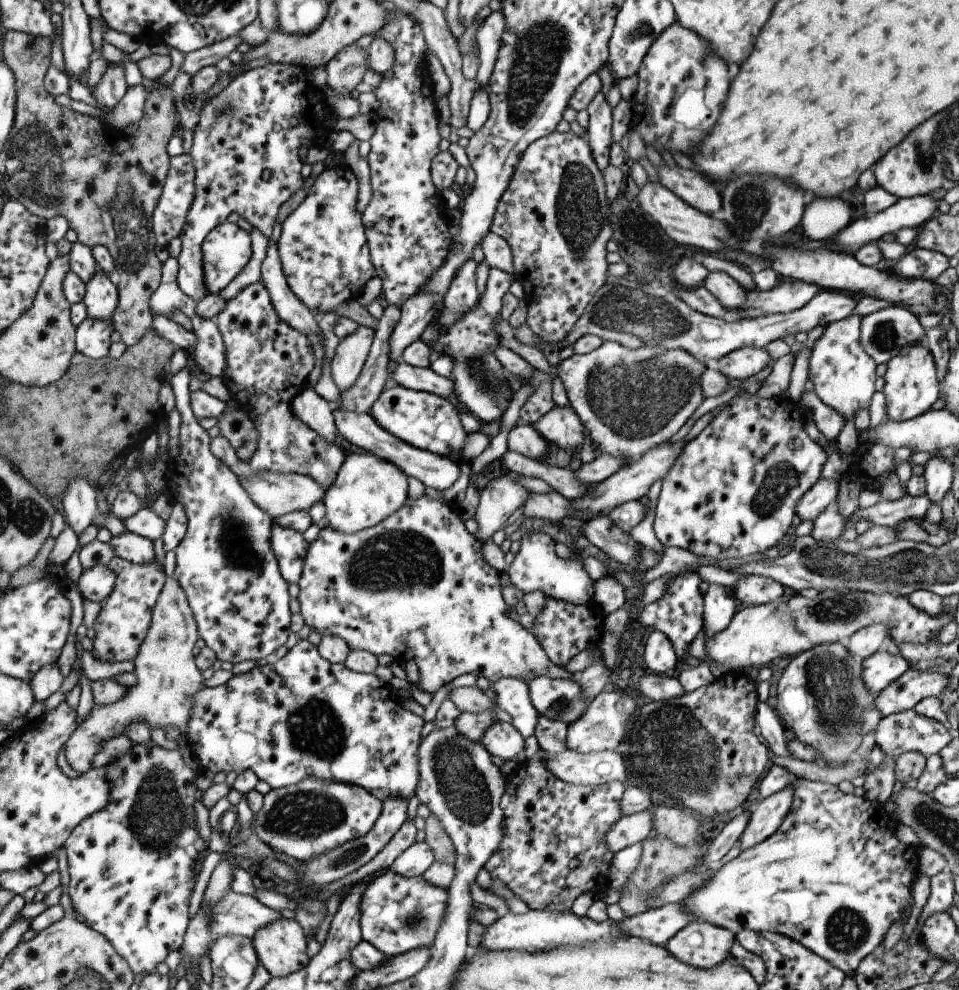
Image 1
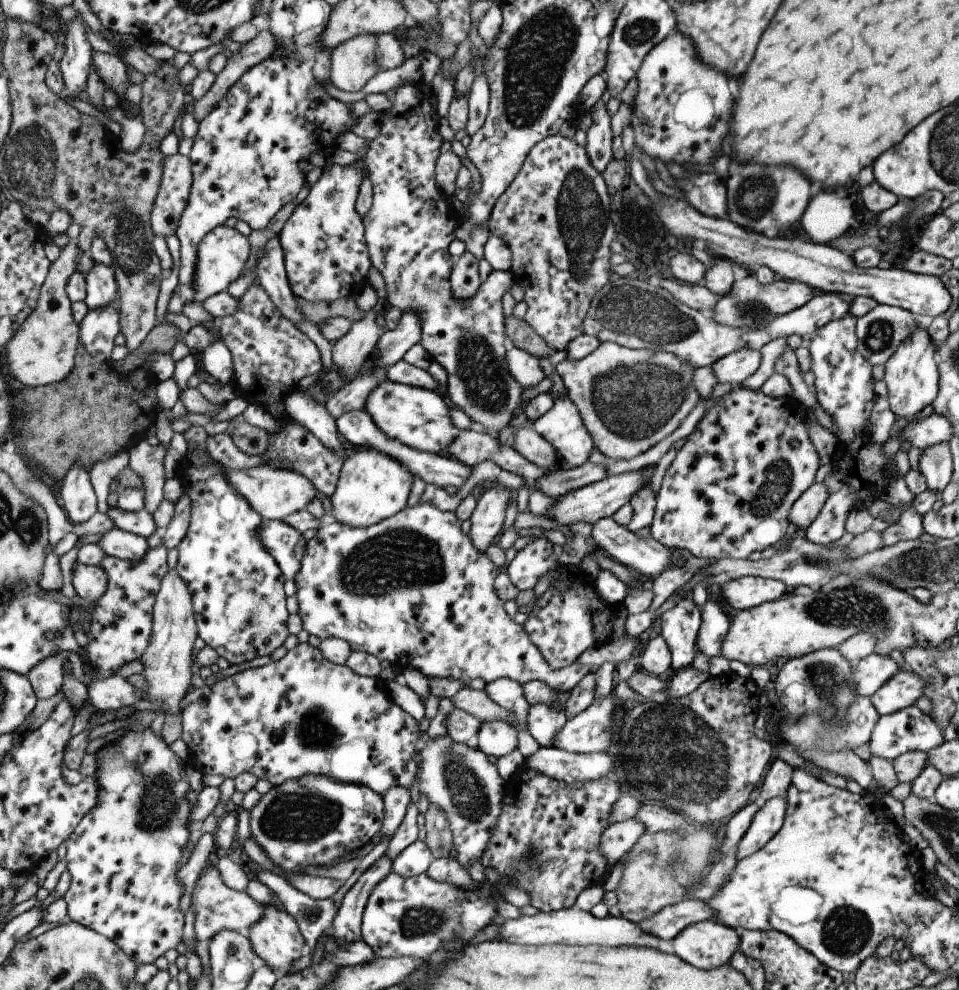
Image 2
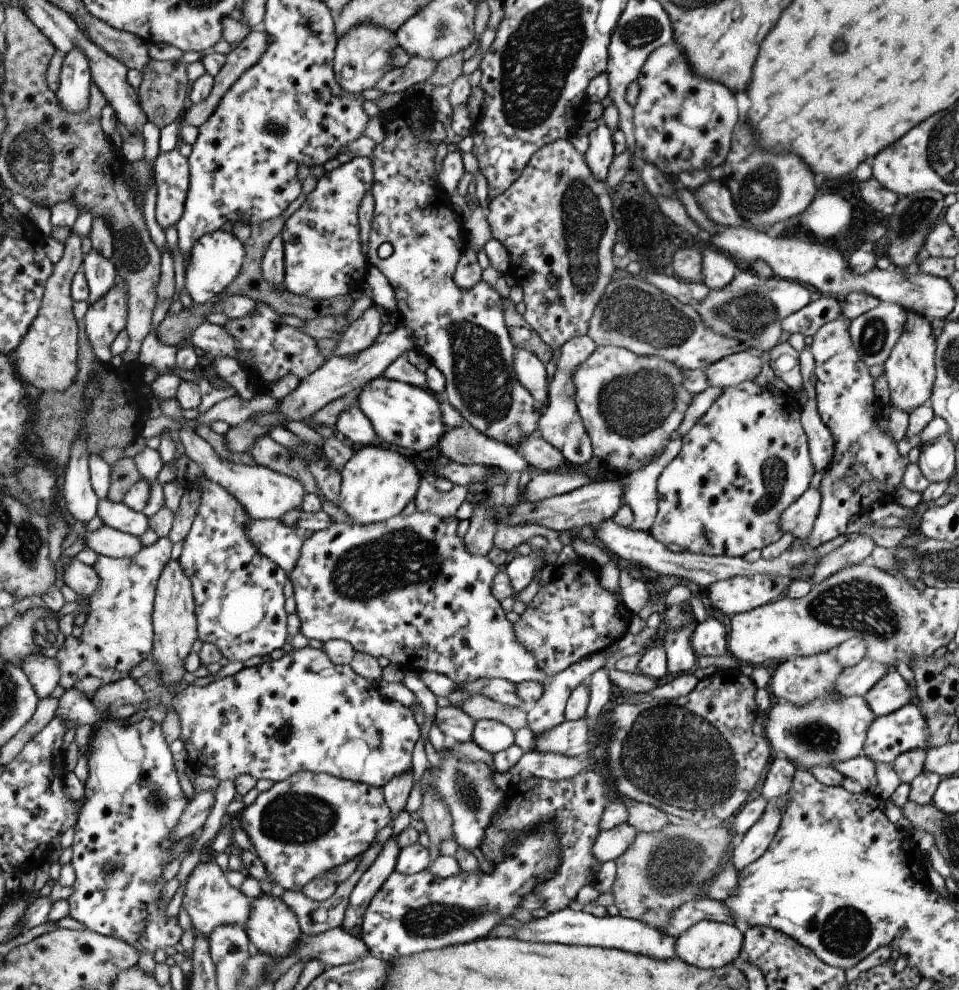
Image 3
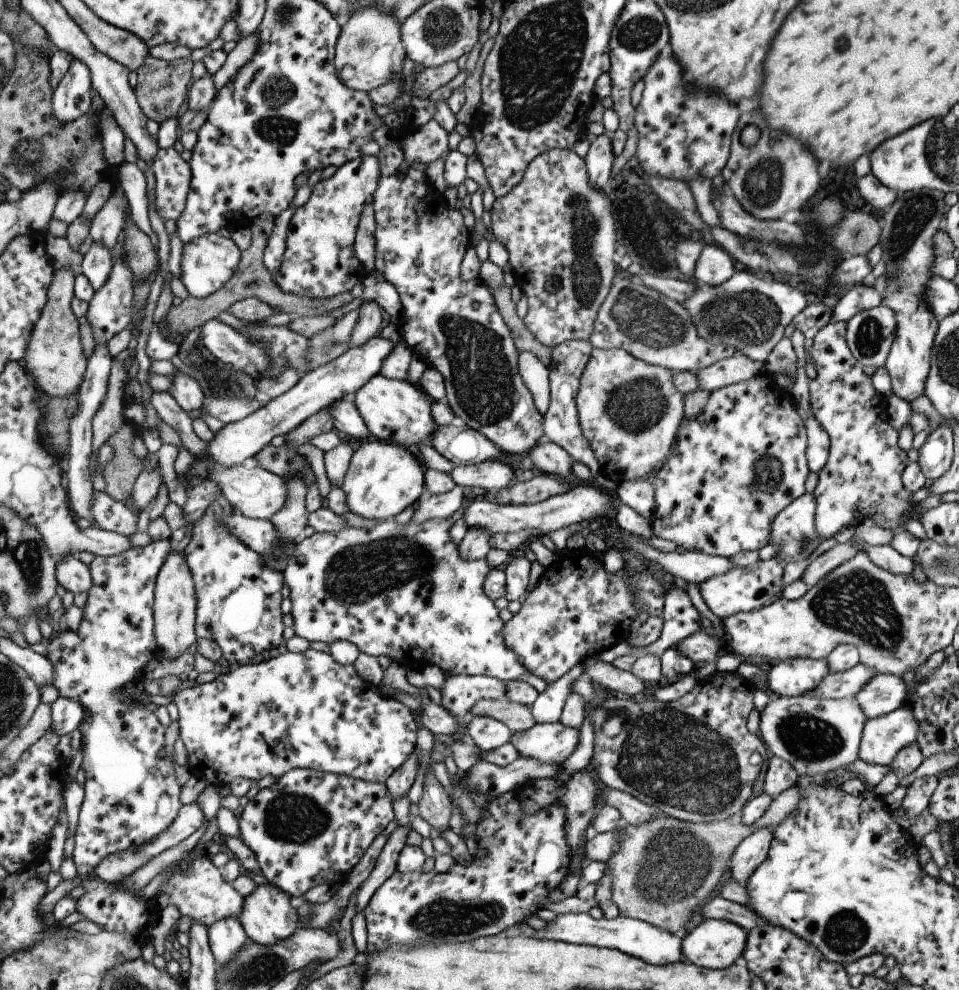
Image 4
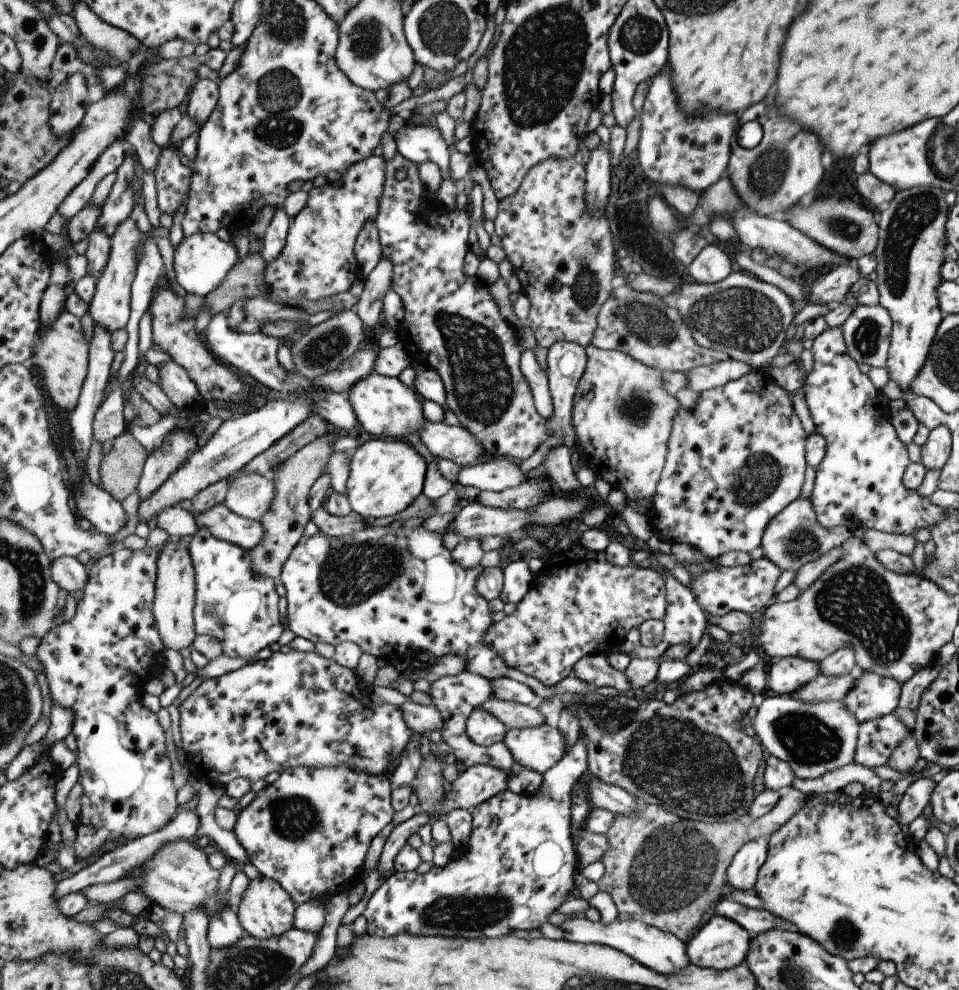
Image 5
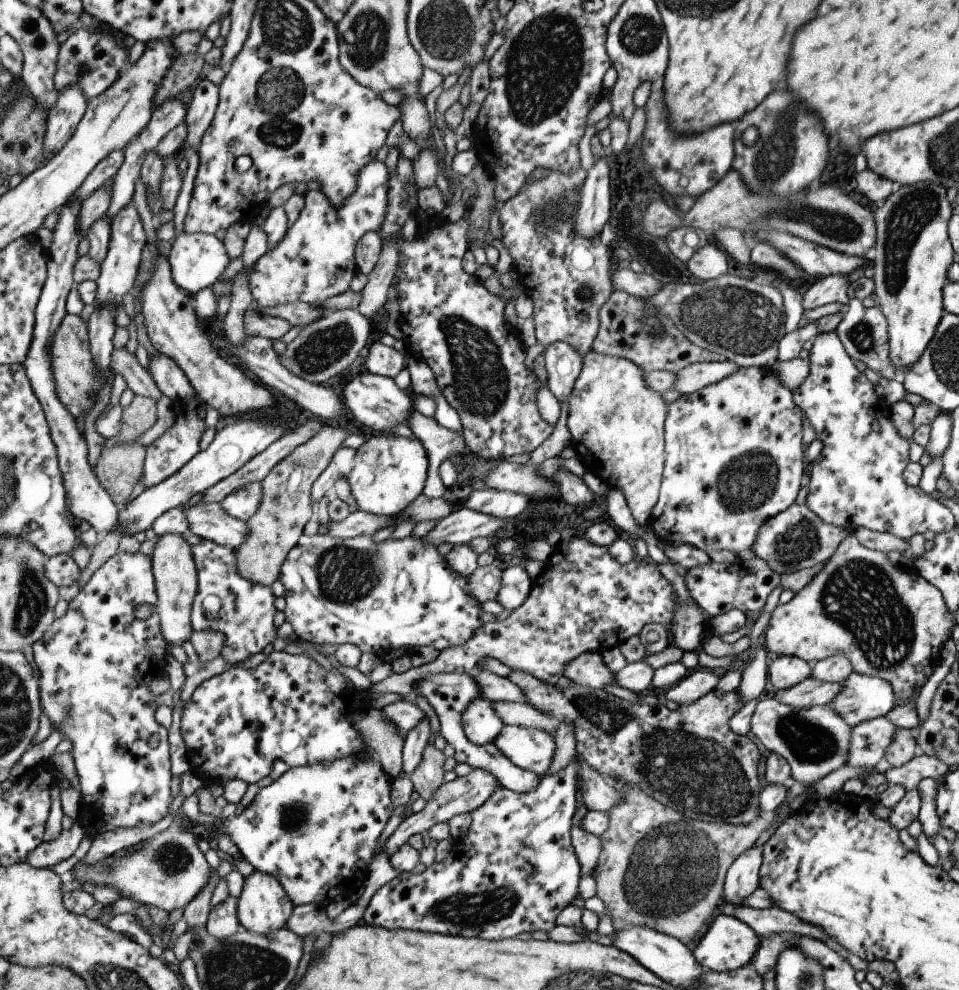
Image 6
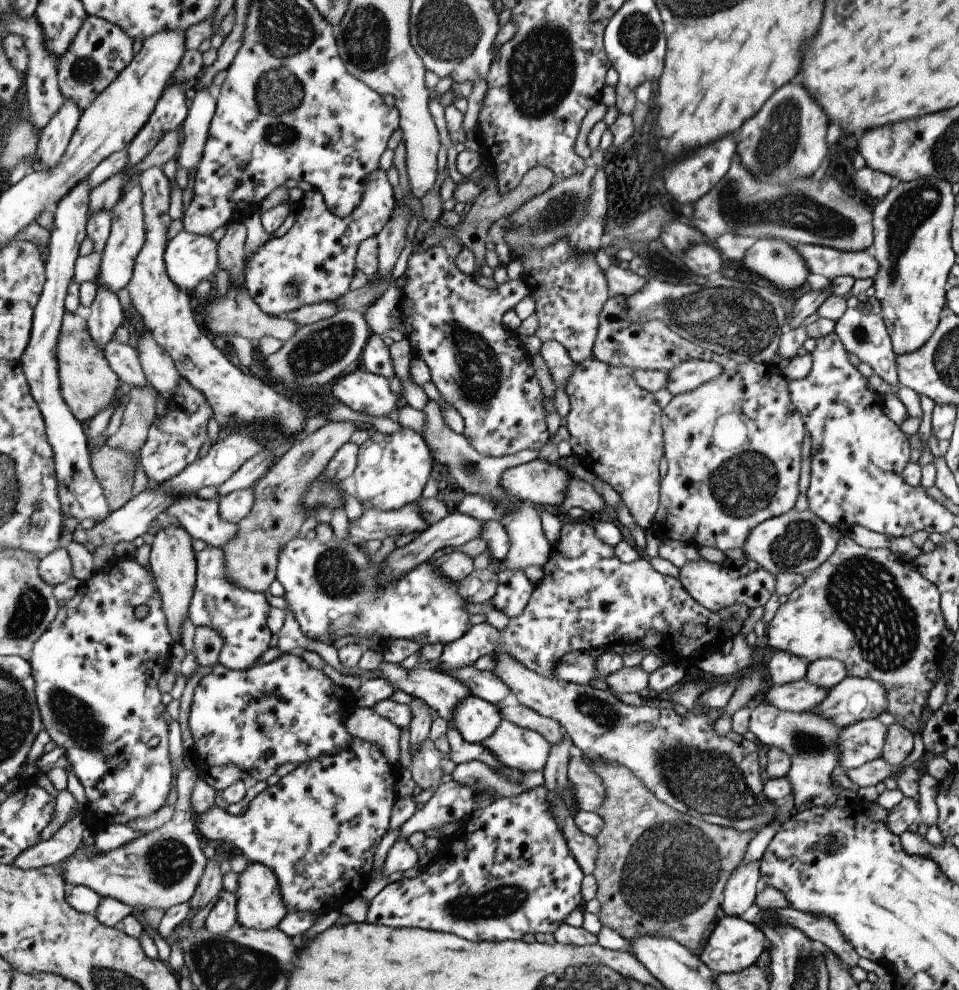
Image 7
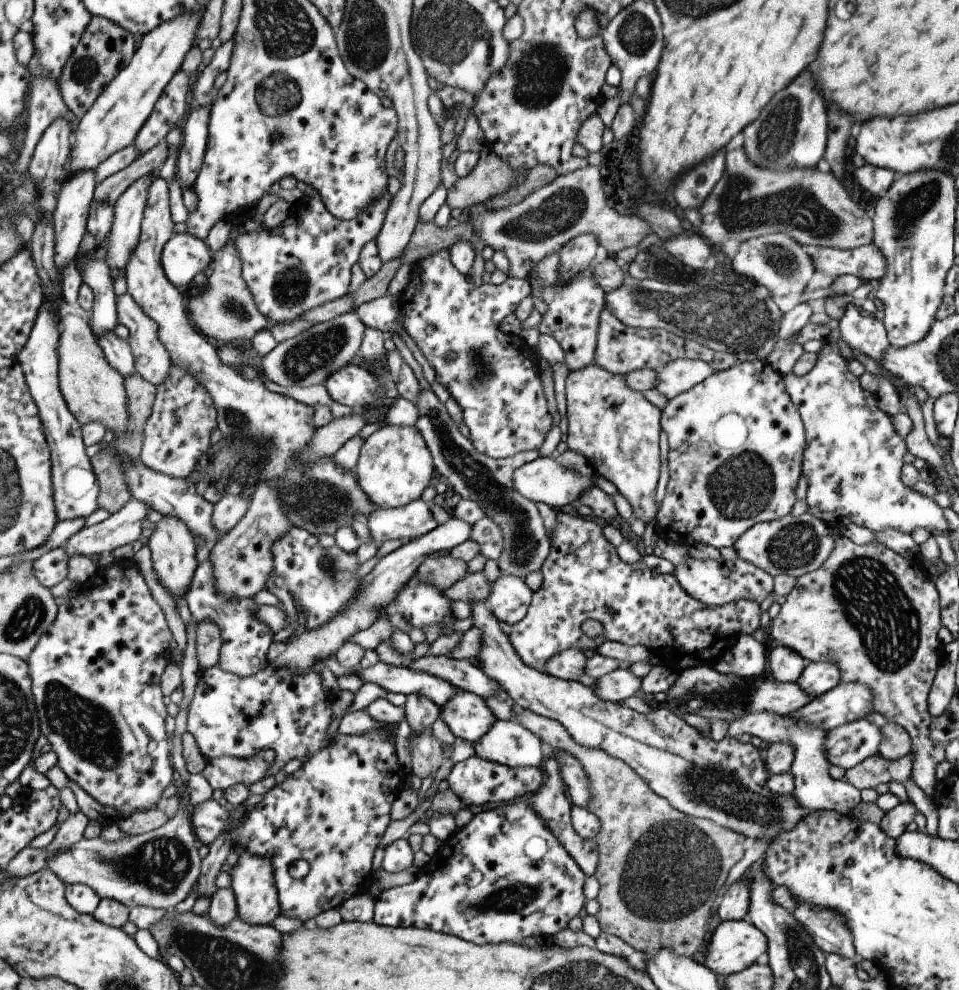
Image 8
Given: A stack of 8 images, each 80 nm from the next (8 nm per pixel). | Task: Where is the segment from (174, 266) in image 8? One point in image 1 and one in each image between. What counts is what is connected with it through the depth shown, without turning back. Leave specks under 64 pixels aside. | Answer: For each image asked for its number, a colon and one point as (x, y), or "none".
1: (227, 249)
2: (223, 252)
3: (217, 257)
4: (207, 264)
5: (202, 261)
6: (198, 260)
7: (190, 258)

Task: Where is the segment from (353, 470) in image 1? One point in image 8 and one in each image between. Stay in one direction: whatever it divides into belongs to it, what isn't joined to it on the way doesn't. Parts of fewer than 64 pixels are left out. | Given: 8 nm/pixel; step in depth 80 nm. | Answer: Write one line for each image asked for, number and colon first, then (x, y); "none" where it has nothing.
2: (372, 486)
3: (376, 483)
4: (383, 479)
5: (384, 476)
6: (388, 472)
7: (391, 469)
8: (393, 468)

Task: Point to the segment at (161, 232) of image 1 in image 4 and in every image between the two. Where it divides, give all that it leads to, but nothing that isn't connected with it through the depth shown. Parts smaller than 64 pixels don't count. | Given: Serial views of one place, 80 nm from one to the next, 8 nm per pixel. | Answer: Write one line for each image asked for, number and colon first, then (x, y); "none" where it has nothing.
2: (173, 197)
3: (172, 175)
4: (173, 176)

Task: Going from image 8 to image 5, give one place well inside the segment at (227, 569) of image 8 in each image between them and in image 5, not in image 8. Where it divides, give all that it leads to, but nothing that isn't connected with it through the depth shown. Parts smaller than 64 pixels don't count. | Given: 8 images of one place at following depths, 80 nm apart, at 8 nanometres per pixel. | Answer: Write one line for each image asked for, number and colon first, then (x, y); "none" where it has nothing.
5: (282, 525)
6: (285, 506)
7: (251, 555)

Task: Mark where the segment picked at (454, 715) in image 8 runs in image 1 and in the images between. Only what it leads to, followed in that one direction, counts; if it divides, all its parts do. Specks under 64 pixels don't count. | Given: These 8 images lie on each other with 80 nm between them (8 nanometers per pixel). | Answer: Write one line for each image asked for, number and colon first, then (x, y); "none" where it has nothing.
1: (501, 739)
2: (497, 738)
3: (490, 735)
4: (486, 733)
5: (482, 728)
6: (480, 724)
7: (475, 718)

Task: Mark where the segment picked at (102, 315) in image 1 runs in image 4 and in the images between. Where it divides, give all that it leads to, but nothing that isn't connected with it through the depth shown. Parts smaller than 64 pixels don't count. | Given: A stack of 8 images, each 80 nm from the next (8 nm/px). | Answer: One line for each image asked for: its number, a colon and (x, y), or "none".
2: (102, 286)
3: (101, 272)
4: (97, 264)

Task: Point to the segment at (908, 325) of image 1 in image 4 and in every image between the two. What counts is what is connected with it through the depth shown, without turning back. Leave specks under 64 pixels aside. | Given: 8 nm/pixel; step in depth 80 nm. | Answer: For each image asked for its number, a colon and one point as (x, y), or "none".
2: (878, 332)
3: (873, 333)
4: (868, 334)

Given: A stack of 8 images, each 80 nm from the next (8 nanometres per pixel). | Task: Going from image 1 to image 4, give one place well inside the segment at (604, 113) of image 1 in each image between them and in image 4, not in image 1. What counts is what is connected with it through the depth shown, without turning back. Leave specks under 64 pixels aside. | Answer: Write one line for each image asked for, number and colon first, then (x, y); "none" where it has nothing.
2: (598, 147)
3: (598, 155)
4: (598, 160)

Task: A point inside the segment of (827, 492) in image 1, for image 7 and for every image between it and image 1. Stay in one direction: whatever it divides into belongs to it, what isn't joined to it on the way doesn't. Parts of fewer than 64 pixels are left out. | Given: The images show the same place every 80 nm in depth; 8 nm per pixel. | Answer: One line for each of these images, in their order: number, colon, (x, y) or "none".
2: (804, 509)
3: (798, 518)
4: (792, 530)
5: (793, 537)
6: (795, 539)
7: (795, 542)

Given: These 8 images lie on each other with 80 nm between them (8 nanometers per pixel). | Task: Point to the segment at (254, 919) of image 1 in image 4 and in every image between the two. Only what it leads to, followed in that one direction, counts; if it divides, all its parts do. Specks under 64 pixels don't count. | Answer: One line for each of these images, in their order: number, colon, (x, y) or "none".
2: (217, 906)
3: (211, 901)
4: (196, 887)

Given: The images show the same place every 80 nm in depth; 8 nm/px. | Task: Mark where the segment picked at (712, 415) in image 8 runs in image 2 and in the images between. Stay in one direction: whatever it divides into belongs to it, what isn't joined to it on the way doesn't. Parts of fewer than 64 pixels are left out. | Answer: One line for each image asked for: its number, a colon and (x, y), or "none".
2: (728, 491)
3: (746, 458)
4: (741, 459)
5: (735, 459)
6: (732, 450)
7: (732, 444)

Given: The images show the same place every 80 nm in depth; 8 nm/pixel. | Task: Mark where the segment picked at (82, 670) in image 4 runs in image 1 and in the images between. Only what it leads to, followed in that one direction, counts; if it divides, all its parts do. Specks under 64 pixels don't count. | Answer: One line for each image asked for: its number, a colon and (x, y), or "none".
1: (130, 872)
2: (123, 856)
3: (134, 800)

